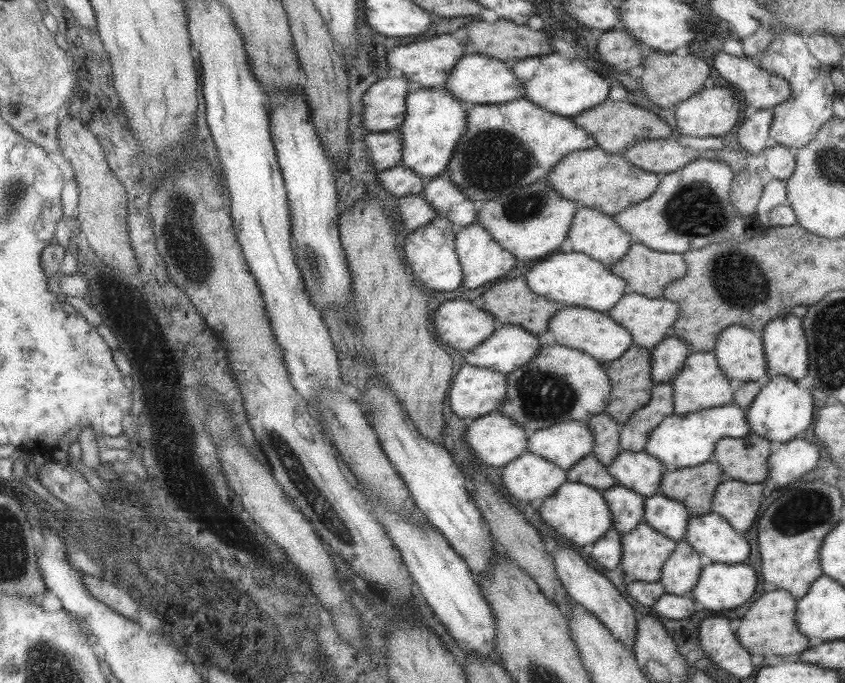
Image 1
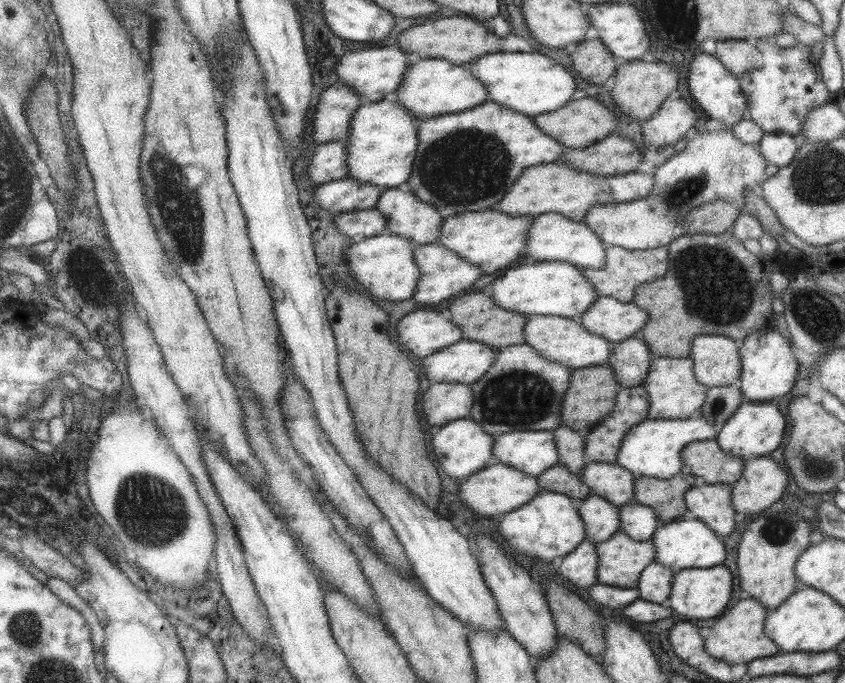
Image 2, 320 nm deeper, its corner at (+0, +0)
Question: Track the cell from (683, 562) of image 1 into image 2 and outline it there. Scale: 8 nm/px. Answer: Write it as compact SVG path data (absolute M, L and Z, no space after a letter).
M655 560L647 564L640 572L638 583L635 586L639 599L655 604L667 602L673 574L670 568Z

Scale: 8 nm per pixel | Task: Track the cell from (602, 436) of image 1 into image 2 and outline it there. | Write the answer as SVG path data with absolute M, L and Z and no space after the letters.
M563 425L551 431L560 464L567 469L569 474L581 474L587 462L584 456L584 436L571 427Z

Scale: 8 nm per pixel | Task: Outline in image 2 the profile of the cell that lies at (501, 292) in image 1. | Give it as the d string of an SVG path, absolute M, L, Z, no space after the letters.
M489 290L475 292L469 296L455 298L447 308L451 313L451 322L461 331L461 338L471 342L480 342L485 346L499 348L523 344L523 327L527 316L518 312L509 312L493 304Z

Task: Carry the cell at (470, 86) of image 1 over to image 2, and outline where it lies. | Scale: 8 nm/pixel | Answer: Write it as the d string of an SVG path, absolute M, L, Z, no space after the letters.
M429 57L407 63L395 94L396 104L421 120L465 111L487 101L486 98L484 86L478 78L470 74L465 65L451 64L443 59Z

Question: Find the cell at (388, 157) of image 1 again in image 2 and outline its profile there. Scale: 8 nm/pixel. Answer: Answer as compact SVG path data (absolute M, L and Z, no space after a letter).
M345 140L322 143L313 149L313 158L309 159L308 170L311 181L316 186L347 178L345 167Z

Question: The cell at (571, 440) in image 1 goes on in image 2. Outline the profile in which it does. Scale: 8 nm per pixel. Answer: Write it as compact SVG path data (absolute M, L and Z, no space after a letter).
M513 431L494 437L494 461L511 466L529 476L540 475L550 466L560 464L552 431Z

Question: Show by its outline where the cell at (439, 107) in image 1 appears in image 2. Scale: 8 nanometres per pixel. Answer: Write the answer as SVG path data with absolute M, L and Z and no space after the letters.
M385 100L362 102L351 115L345 139L347 177L355 179L357 183L387 189L407 182L417 150L416 132L420 122L421 119L415 118L396 103Z

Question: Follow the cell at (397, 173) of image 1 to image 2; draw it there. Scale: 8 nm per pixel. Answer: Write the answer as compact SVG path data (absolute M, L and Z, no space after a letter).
M347 177L317 186L314 196L323 209L337 214L374 208L385 189L369 183L357 183Z

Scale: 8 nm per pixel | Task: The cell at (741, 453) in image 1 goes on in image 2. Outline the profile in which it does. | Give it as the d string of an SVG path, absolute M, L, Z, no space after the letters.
M713 439L691 442L679 452L679 456L685 471L690 472L700 483L709 484L727 483L732 485L741 476L744 463L741 458L725 454Z

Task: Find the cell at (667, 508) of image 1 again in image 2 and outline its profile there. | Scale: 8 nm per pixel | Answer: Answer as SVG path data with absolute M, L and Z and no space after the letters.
M636 501L618 507L619 530L631 540L647 541L661 524L652 508Z

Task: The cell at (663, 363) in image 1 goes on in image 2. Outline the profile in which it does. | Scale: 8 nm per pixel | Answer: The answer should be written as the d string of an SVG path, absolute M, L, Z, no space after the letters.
M631 336L612 343L607 365L611 367L612 374L621 387L631 388L642 383L651 358L653 356L643 339Z

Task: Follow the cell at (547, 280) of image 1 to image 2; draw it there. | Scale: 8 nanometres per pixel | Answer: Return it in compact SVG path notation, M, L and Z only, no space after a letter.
M535 261L505 270L505 273L487 286L495 306L518 312L525 316L560 316L578 319L590 304L599 296L581 275L581 269L563 261Z

